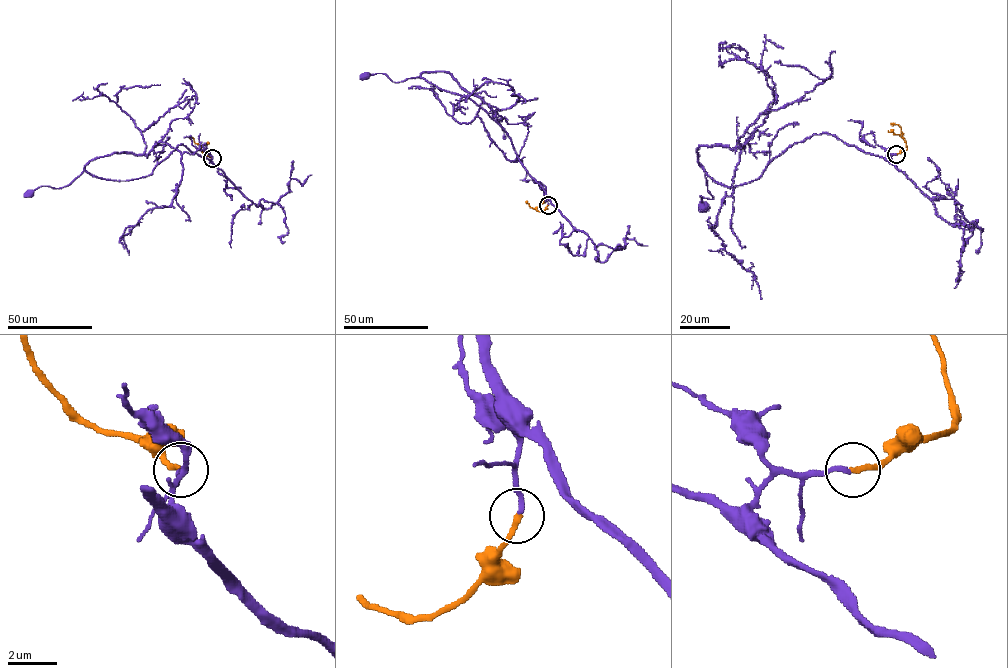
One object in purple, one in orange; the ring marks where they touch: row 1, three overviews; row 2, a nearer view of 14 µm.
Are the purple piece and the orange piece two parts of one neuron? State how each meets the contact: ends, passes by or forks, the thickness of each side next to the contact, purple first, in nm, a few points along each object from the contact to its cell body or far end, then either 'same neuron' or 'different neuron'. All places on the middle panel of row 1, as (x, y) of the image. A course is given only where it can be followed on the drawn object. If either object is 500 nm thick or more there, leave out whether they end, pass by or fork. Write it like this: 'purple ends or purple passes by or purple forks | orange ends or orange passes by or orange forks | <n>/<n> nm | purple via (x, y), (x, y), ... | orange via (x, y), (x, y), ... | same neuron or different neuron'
purple ends | orange ends | 220/220 nm | purple via (548, 204), (546, 192), (521, 162), (505, 131), (472, 100), (419, 77), (398, 82), (384, 74), (365, 75) | orange via (548, 205), (539, 211), (530, 208), (526, 201) | same neuron

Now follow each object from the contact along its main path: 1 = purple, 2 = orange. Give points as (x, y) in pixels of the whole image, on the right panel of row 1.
1: (896, 154), (813, 134), (750, 182), (730, 187), (705, 173), (713, 197), (699, 195), (702, 207)
2: (897, 154), (907, 149), (907, 146), (901, 128), (891, 125)

